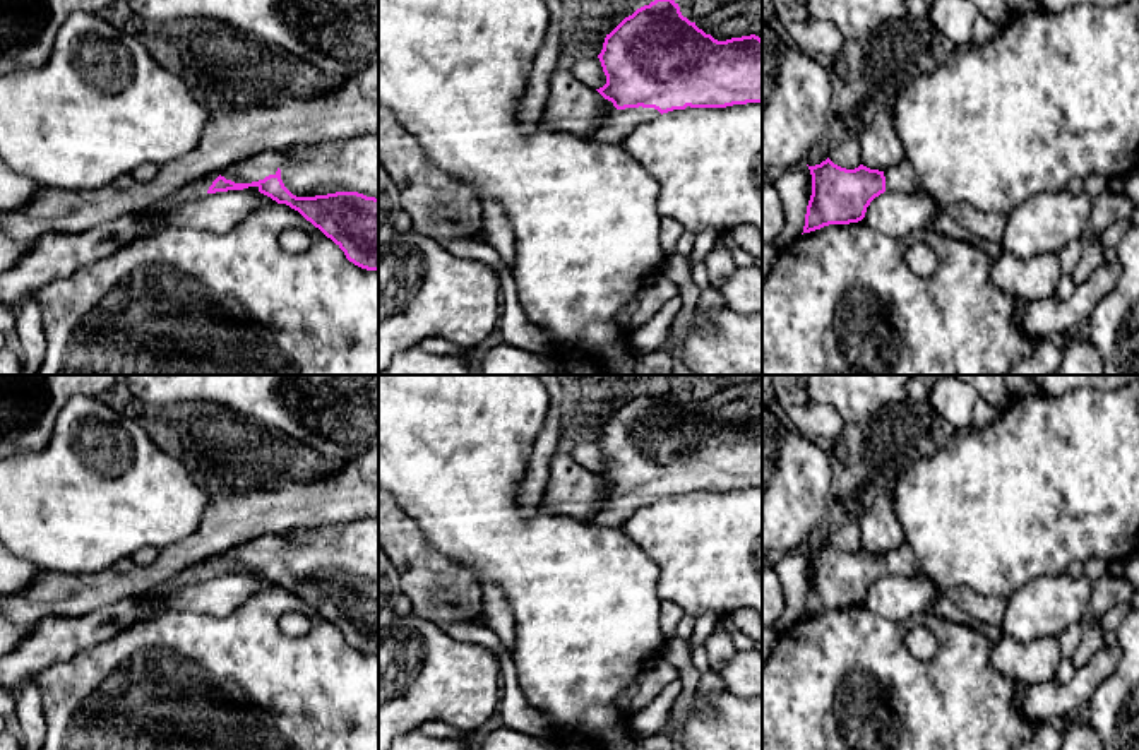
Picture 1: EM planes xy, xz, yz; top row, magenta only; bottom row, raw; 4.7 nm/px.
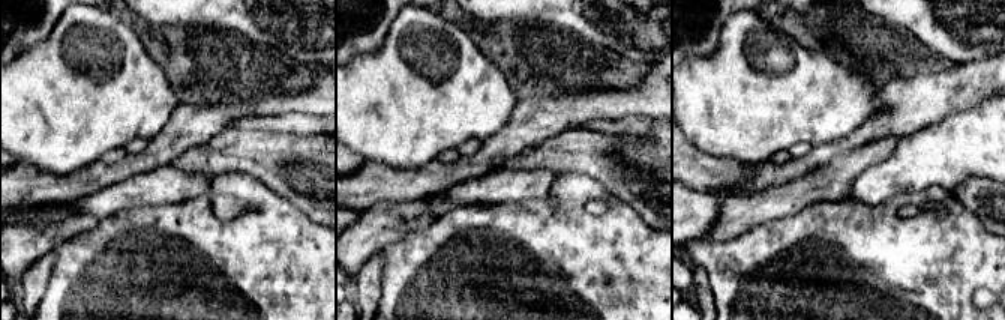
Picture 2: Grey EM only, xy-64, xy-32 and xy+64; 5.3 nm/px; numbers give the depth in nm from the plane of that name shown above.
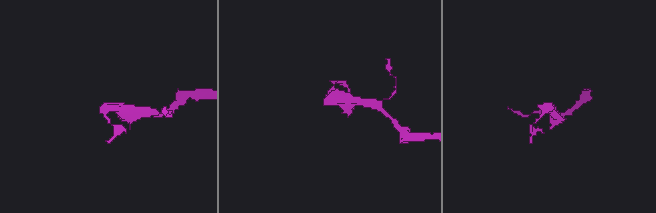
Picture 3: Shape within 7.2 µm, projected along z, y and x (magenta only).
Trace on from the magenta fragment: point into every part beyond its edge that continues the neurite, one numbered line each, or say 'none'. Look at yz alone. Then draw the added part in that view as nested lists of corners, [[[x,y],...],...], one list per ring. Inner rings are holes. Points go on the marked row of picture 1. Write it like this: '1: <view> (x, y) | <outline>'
1: yz (901, 178) | [[[904,159],[903,163],[891,166],[884,171],[886,176],[886,190],[896,192],[896,193],[911,193],[923,190],[923,185],[916,173],[913,171],[913,166]]]

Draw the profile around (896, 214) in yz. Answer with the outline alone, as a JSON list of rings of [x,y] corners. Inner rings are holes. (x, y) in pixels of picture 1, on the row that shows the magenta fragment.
[[[923,188],[911,193],[886,190],[867,207],[863,221],[884,235],[906,238],[913,231],[927,231],[942,207]]]

